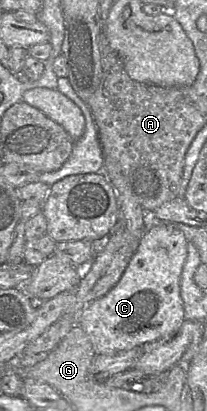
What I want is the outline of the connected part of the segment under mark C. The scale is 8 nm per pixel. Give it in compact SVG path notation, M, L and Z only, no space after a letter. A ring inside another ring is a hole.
M159 223L147 229L120 281L81 312L78 325L74 316L62 314L22 353L50 352L75 326L81 326L85 331L97 355L126 351L169 338L185 321L180 281L187 245L186 237L174 224Z

